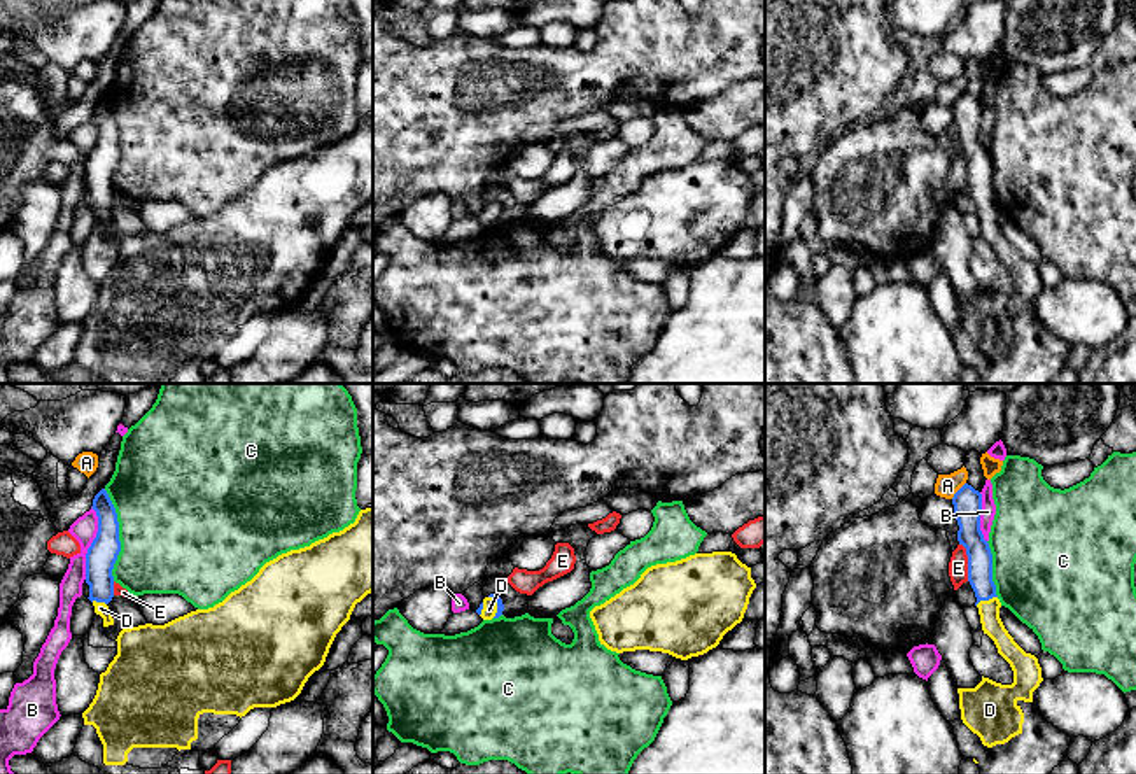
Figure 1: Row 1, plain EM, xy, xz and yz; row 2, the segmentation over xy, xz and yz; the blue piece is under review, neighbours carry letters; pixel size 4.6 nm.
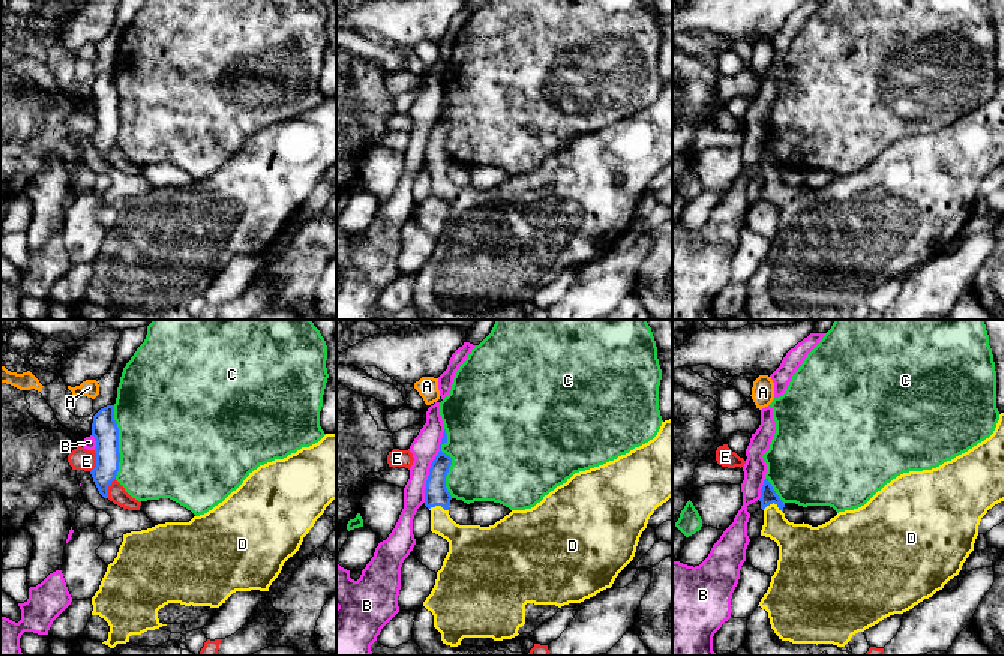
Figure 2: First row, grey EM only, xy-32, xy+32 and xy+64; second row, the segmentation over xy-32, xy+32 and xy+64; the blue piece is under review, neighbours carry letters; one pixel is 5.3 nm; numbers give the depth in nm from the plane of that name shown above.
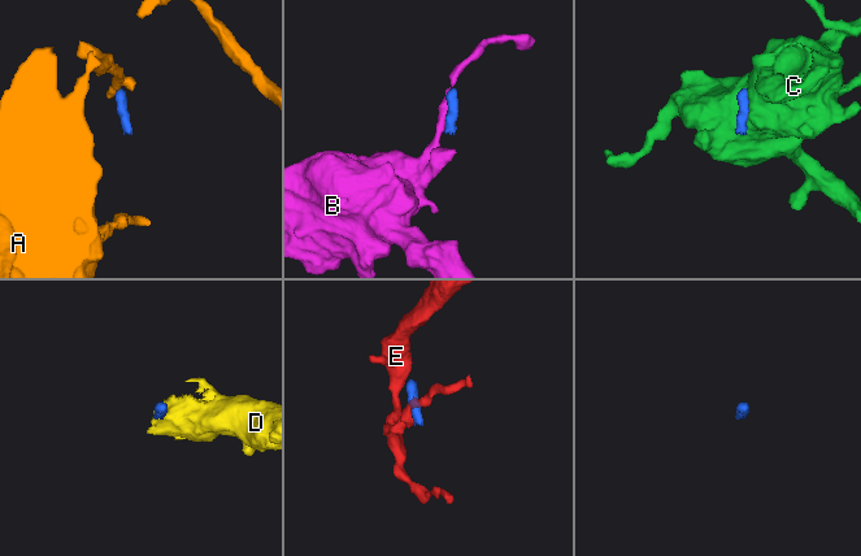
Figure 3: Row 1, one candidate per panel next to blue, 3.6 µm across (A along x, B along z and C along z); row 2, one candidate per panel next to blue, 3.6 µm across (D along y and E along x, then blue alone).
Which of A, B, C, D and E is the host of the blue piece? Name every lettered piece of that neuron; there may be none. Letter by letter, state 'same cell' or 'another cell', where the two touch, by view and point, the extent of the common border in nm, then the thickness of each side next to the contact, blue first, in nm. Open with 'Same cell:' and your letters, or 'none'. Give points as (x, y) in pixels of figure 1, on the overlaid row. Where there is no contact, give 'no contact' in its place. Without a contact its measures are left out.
Same cell: D
A: another cell; contact yz (958, 491); length 100 nm; calibres 130 and 100 nm
B: another cell; contact xy (91, 543); length 340 nm; calibres 140 and 120 nm
C: another cell; contact xy (118, 534); length 420 nm; calibres 140 and 500 nm
D: same cell; contact yz (986, 599); length 110 nm; calibres 110 and 100 nm
E: another cell; contact yz (968, 562); length 180 nm; calibres 130 and 100 nm

